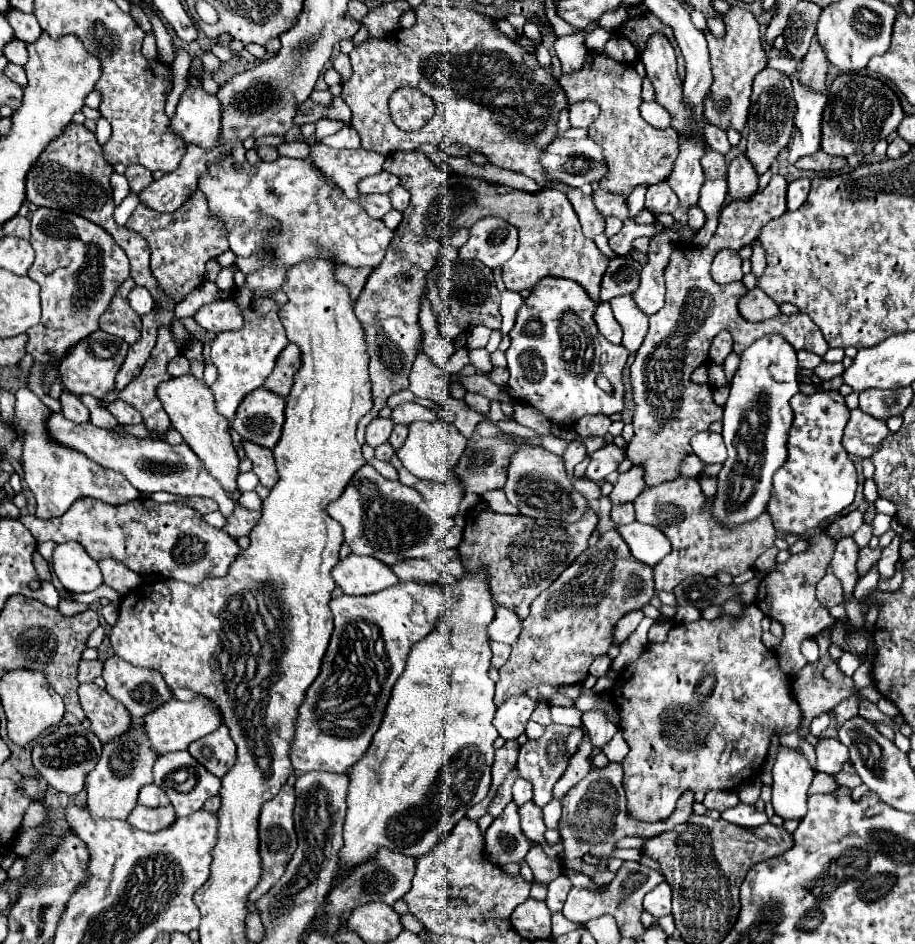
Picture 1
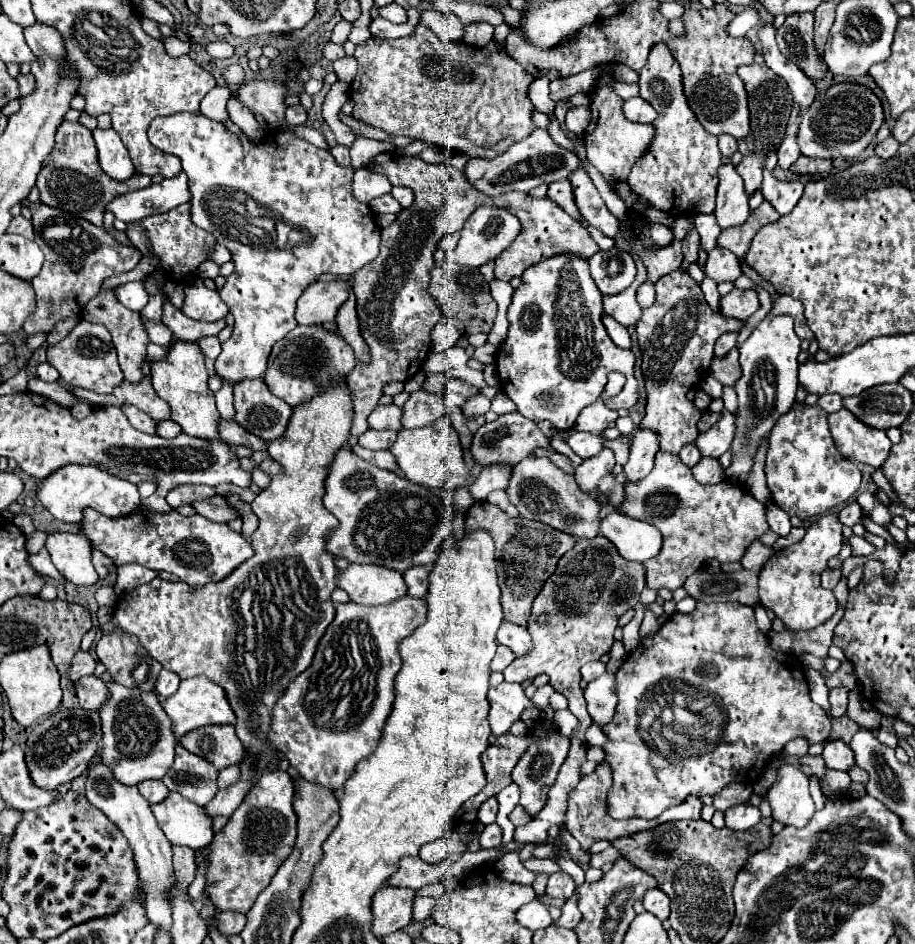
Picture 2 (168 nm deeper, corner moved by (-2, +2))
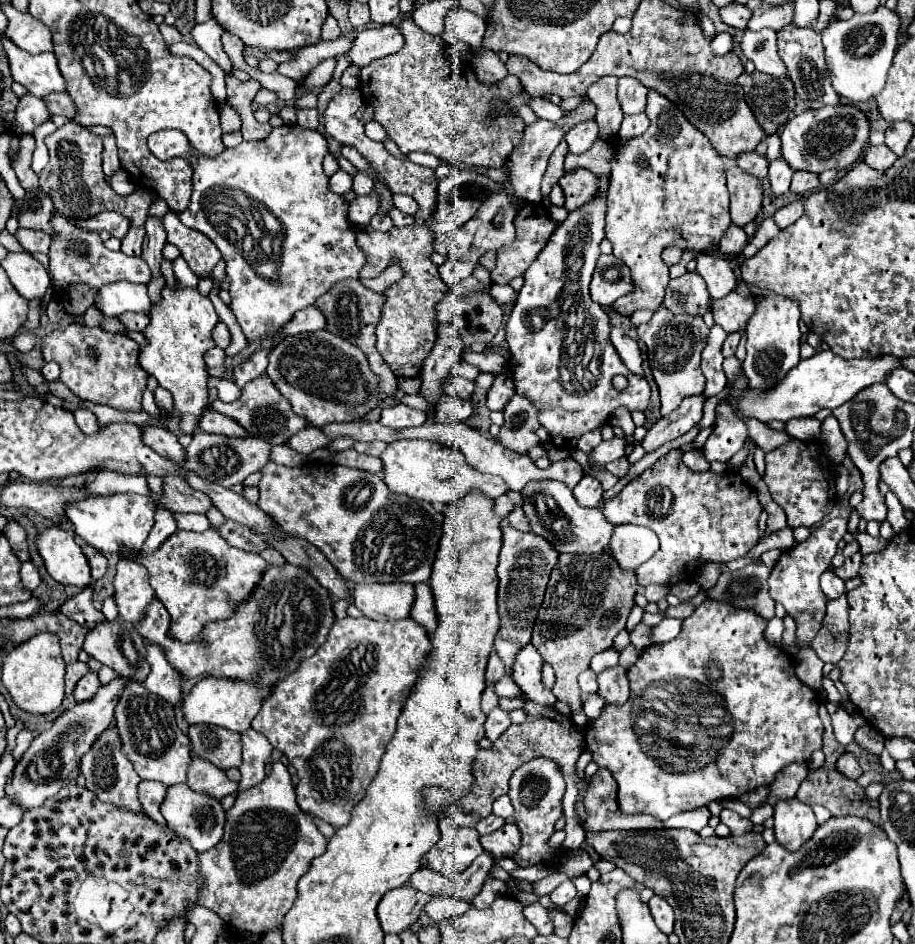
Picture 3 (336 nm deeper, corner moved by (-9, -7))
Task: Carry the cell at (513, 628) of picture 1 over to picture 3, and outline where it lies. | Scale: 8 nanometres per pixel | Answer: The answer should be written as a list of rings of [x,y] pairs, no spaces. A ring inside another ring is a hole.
[[[526,645],[526,649],[518,653],[518,661],[514,661],[512,679],[516,681],[516,685],[520,685],[528,699],[538,701],[540,705],[554,705],[556,697],[542,683],[542,657],[534,649],[534,645]]]

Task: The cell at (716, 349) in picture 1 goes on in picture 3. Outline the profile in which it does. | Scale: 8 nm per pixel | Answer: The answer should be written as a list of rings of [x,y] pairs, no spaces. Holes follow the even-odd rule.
[[[730,333],[726,337],[724,345],[722,345],[722,355],[724,357],[732,357],[734,351],[736,351],[736,347],[738,347],[738,343],[740,343],[740,339],[742,339],[742,333]]]

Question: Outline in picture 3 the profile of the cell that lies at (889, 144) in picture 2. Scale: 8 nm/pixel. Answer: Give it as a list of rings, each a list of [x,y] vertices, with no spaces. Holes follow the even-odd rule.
[[[876,145],[876,147],[866,147],[862,161],[872,167],[872,169],[888,169],[892,165],[892,161],[896,161],[896,155],[890,153],[890,149],[886,149],[886,145]]]

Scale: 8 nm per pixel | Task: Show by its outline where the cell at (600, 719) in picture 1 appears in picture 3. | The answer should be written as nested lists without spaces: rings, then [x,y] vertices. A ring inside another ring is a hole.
[[[620,665],[608,667],[598,675],[598,695],[606,701],[606,703],[624,703],[628,699],[630,687],[628,687],[628,679],[626,679],[626,669]]]

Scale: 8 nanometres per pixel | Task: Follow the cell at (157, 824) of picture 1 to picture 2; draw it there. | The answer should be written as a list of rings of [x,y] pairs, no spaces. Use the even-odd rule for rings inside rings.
[[[171,792],[167,800],[159,804],[151,804],[151,810],[161,832],[175,846],[189,846],[197,850],[213,840],[211,820],[203,816],[203,808],[183,800],[177,792]]]

